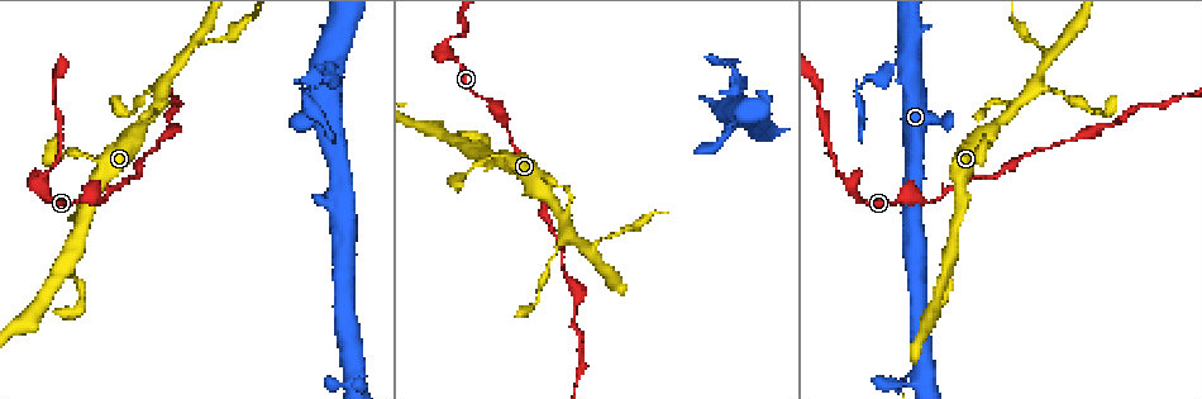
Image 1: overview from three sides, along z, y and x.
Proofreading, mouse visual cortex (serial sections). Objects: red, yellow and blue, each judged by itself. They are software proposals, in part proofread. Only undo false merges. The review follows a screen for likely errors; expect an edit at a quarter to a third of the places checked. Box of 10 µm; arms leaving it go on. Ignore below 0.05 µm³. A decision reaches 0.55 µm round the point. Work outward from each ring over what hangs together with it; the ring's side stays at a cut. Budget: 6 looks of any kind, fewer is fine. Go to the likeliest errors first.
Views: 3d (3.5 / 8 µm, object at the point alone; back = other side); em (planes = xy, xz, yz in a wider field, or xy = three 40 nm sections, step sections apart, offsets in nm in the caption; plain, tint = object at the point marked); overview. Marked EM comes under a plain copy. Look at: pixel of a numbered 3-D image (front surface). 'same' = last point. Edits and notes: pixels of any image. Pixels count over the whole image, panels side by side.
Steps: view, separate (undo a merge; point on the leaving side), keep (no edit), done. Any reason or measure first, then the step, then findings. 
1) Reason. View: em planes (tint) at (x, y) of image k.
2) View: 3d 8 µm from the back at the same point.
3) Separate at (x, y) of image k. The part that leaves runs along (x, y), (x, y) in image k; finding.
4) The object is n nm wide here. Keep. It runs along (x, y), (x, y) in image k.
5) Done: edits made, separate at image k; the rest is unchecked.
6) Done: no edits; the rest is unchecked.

Two arms in line, one across. View: 3d 3.5 µm at (1046, 59) of image 1.

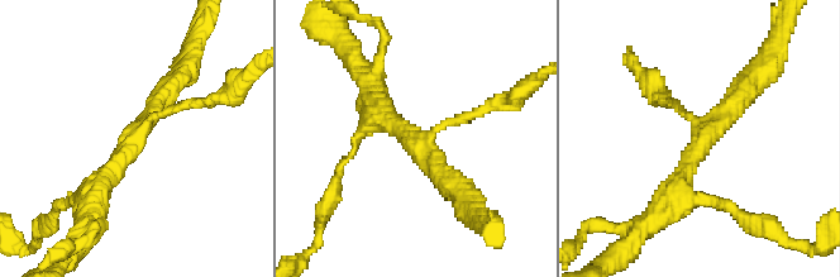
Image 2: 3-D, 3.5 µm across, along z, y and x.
3 arms meet here; the arms are 150, 250, 350 nm wide. View: em xy step 5 (tint) at (700, 143) of image 2.

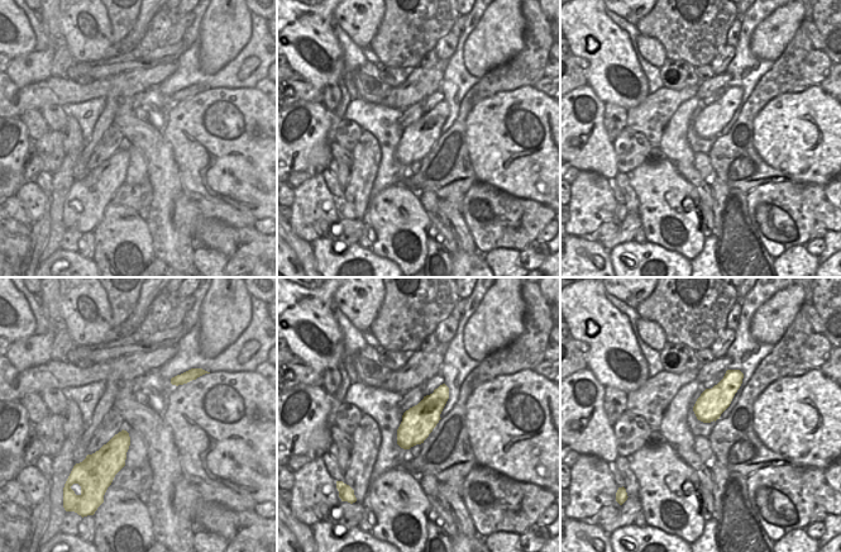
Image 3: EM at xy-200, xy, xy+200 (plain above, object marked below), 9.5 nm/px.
Keep. It runs along (663, 209), (695, 151), (750, 81) in image 2; all the same cell.

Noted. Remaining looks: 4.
Thin neck. View: 3d 8 µm at (920, 381) of image 1.

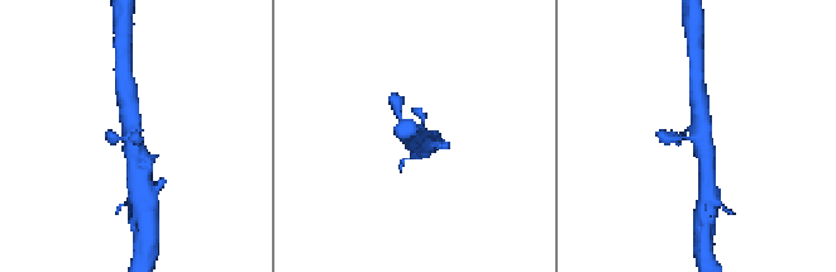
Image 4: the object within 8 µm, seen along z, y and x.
Zoom in. View: 3d 3.5 µm at the same point.

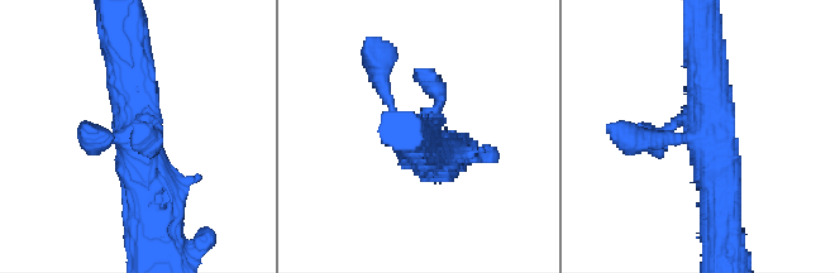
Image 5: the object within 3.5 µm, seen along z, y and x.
Shape alone is not enough. View: em xy step 2 (tint) at (706, 129) of image 5.

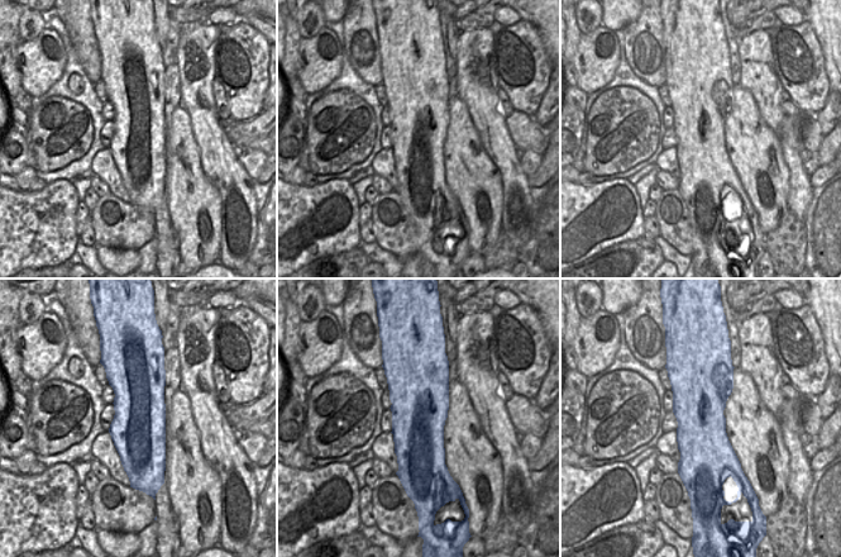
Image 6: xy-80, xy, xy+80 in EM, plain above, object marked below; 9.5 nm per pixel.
Keep. It runs along (124, 43), (136, 148), (190, 176) in image 5; continuous, no second cell.

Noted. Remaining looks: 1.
Done: no edits; the rest is unchecked.

